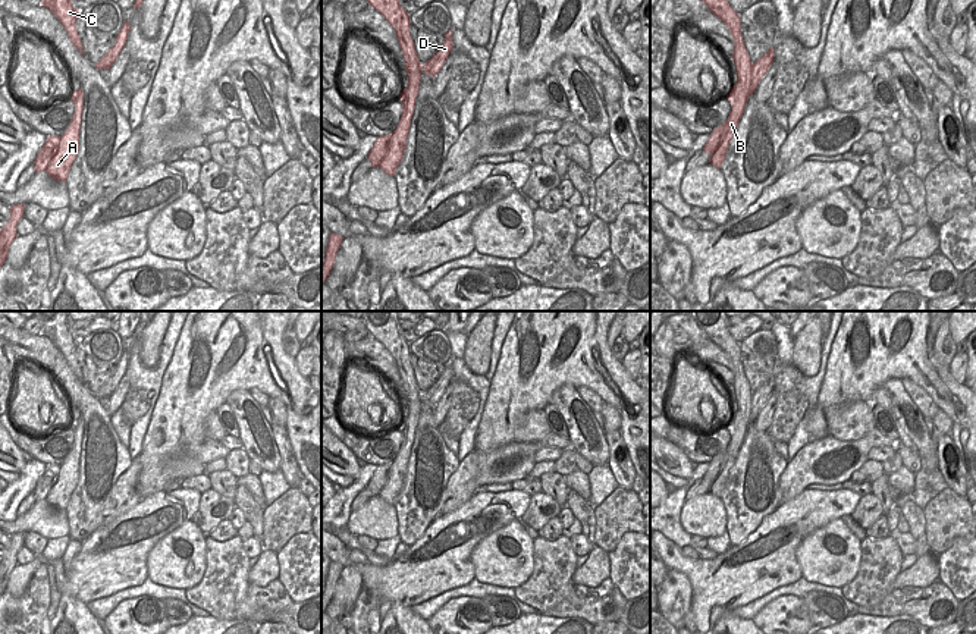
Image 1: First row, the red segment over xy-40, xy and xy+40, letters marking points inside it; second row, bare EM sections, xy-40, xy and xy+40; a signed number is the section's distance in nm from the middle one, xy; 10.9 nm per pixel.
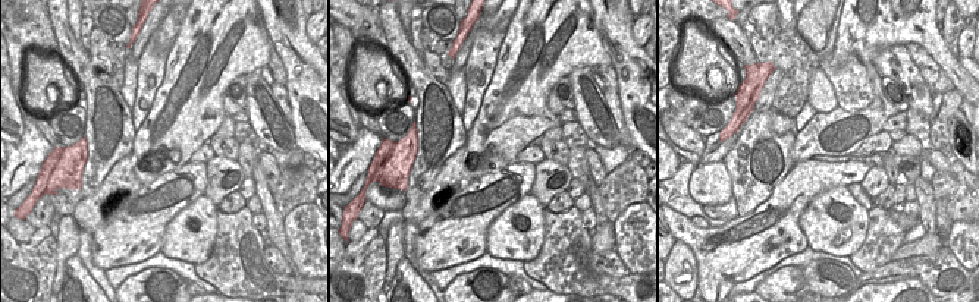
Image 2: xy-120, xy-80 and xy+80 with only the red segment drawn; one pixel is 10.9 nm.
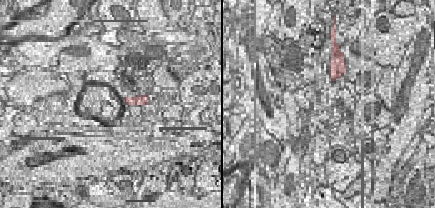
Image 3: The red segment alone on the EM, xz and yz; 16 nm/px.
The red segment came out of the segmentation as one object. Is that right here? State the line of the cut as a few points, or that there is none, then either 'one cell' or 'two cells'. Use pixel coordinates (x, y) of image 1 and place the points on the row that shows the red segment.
cut in xy along (420, 62), (411, 65), (408, 77); two cells

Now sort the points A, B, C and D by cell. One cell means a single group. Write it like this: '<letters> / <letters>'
A B D / C

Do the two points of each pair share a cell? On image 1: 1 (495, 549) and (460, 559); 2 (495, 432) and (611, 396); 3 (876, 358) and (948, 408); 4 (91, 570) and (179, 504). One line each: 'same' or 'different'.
1: different
2: same
3: same
4: same

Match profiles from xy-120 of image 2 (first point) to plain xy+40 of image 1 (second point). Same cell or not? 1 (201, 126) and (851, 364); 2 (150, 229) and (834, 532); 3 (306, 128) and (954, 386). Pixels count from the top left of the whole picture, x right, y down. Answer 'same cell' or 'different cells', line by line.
1: same cell
2: different cells
3: same cell

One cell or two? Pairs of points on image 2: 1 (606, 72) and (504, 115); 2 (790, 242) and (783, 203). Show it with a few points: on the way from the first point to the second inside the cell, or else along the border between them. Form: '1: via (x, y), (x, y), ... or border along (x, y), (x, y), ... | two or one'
1: border along (611, 65), (599, 65), (596, 68) | two
2: via (790, 232), (790, 211) | one

